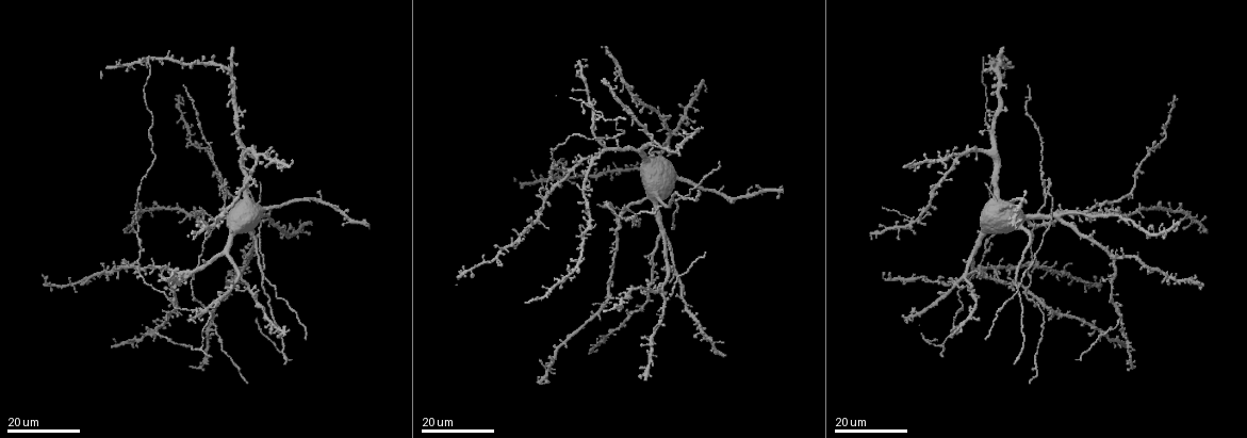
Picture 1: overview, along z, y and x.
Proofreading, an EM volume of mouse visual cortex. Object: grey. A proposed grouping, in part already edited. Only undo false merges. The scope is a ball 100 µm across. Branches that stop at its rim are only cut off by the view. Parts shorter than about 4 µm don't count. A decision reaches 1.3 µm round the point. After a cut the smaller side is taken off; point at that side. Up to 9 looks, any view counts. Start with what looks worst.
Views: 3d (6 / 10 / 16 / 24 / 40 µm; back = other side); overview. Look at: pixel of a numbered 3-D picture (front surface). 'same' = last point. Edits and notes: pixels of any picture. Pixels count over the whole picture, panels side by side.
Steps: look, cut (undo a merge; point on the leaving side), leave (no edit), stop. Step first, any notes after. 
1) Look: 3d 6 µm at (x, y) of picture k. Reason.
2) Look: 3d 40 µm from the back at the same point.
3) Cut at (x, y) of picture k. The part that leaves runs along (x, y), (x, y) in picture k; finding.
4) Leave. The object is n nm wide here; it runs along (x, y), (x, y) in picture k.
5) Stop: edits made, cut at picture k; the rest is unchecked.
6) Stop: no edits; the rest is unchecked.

Look: 3d 24 µm at (1035, 222) of picture 1.

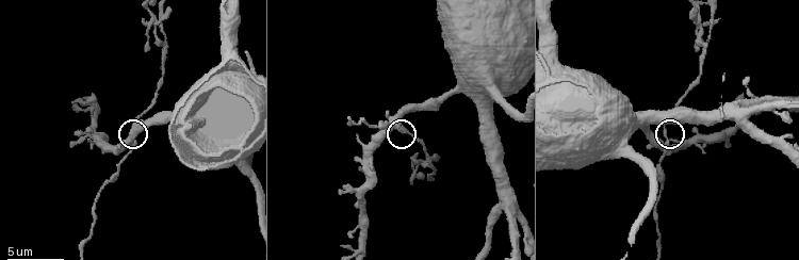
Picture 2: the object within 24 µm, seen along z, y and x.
Look: 3d 6 µm at (665, 138) of picture 2.

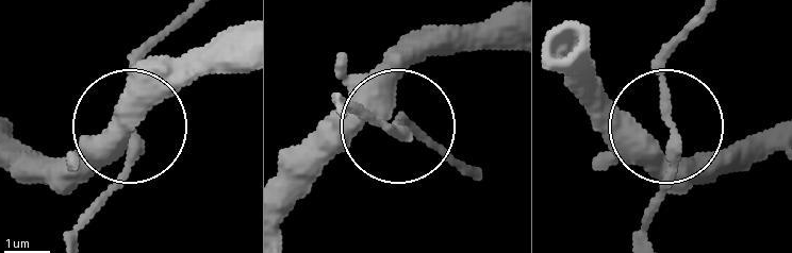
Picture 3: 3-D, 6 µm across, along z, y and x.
Leave. Continuous, no second neuron.

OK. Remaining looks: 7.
Look: 3d 16 µm at (134, 216) of picture 1. Branch point.

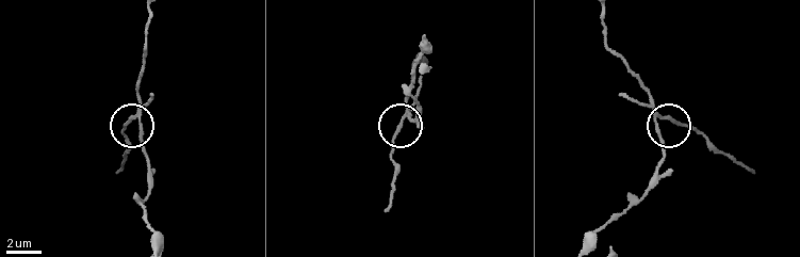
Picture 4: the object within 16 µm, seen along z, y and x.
Look: 3d 6 µm at (137, 115) of picture 4. Closer look.

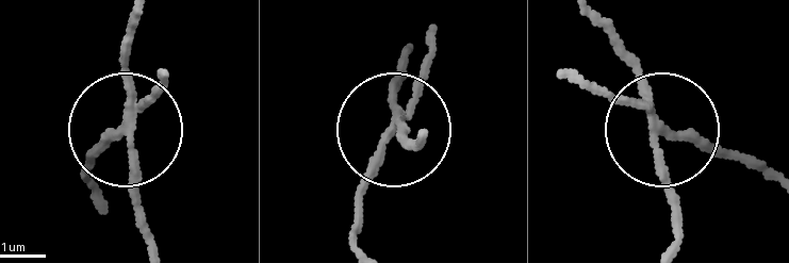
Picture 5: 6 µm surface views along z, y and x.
Cut at (96, 145) of picture 5. The object is 180 nm wide here; the part that leaves runs along (124, 117), (85, 170) in picture 5; two neurons meet here.

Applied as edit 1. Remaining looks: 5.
Look: 3d 24 µm at (217, 217) of picture 1. Thin arm on a thick one.

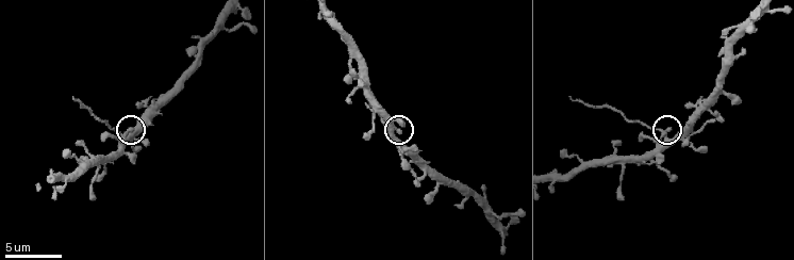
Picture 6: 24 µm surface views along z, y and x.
Look: 3d 10 µm at (124, 133) of picture 6.

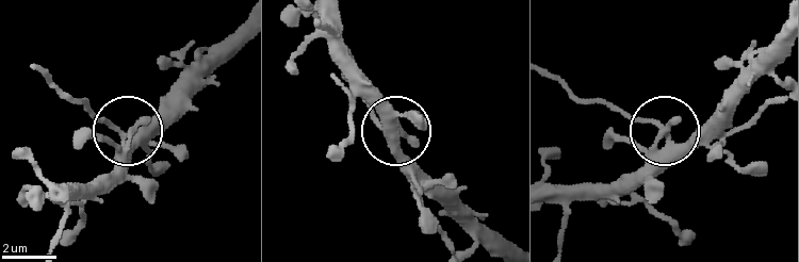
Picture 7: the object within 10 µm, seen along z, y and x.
Look: 3d 10 µm from the back at (129, 132) of picture 7.

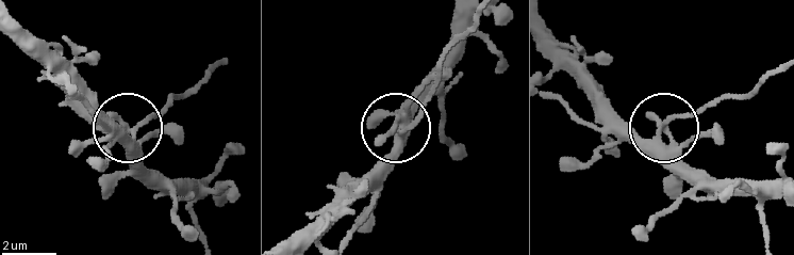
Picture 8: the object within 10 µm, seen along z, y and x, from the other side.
Cut at (154, 115) of picture 8. The part that leaves runs along (134, 131), (210, 67) in picture 8; a second neuron is stuck on.

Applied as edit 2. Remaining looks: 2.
Look: 3d 16 µm at (166, 43) of picture 2. Three arms meet.

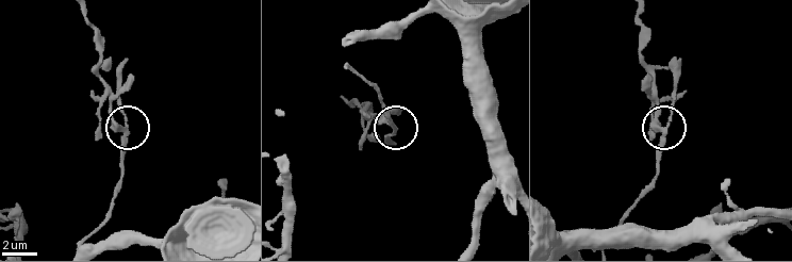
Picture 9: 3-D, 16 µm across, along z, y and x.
Cut at (97, 129) of picture 9. The object is 230 nm wide here; two neurons meet here.

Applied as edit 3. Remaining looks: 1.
Stop: edits made, cut at picture 5, cut at picture 8, cut at picture 9; the rest is unchecked.

